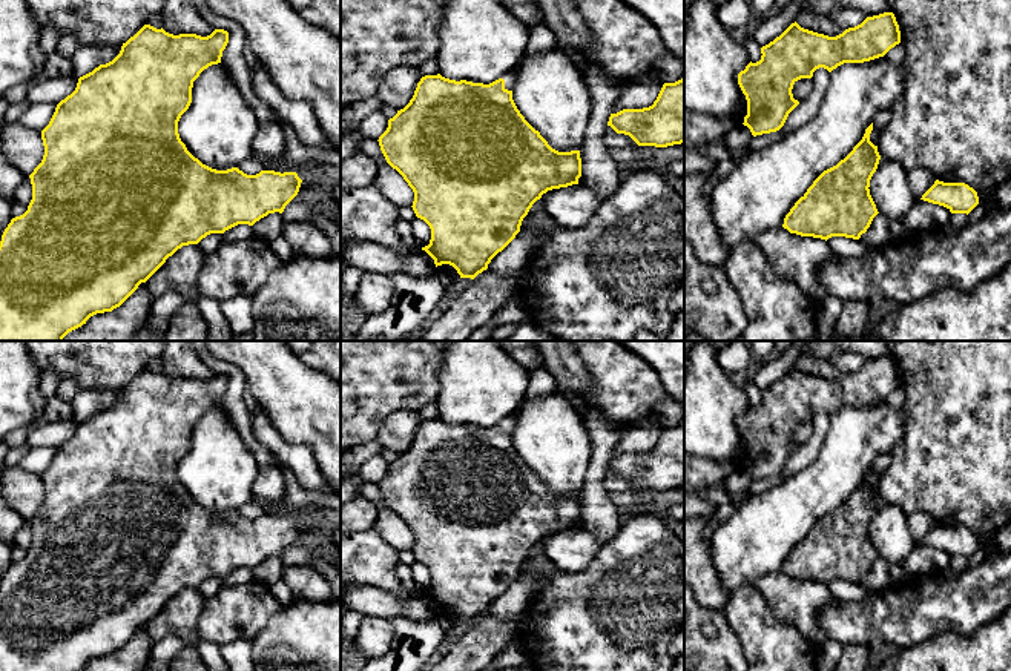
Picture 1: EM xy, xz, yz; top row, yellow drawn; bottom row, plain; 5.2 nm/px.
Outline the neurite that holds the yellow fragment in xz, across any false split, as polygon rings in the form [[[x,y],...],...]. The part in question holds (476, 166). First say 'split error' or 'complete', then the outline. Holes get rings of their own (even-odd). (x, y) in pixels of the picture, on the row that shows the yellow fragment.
split error; [[[514,68],[489,84],[456,81],[440,74],[425,75],[417,83],[410,103],[388,120],[387,131],[377,140],[387,163],[413,189],[411,207],[416,217],[431,229],[430,244],[422,250],[434,259],[436,267],[450,264],[460,278],[474,279],[488,269],[491,259],[520,232],[523,218],[543,193],[578,184],[581,177],[580,150],[552,149],[517,109],[512,100],[517,74]]]

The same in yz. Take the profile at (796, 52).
complete; [[[893,12],[867,17],[861,25],[828,37],[792,23],[779,37],[761,48],[761,60],[749,63],[738,74],[738,84],[747,100],[747,126],[753,137],[779,131],[789,114],[799,104],[793,98],[793,84],[801,78],[812,78],[819,68],[832,72],[844,63],[864,63],[884,57],[901,43],[901,31]]]

